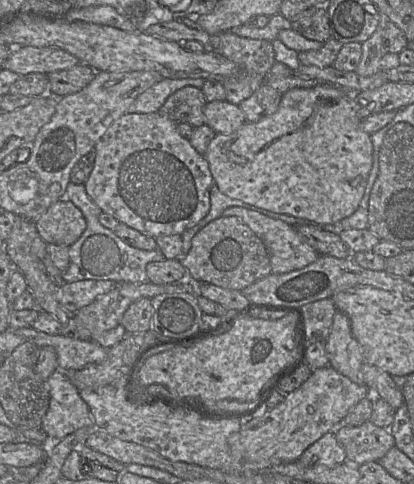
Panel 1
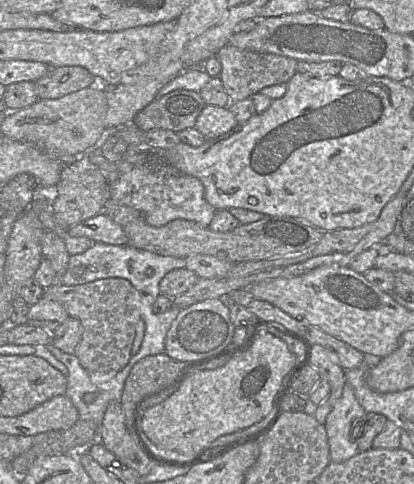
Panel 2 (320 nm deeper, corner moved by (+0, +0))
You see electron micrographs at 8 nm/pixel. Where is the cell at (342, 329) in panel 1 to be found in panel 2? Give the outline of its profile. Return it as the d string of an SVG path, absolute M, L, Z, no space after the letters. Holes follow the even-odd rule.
M345 383L341 397L335 402L324 424L330 448L330 461L342 463L359 451L352 432L359 432L367 412L360 405L353 388ZM353 424L357 426L353 429ZM358 428L358 429L357 429Z

